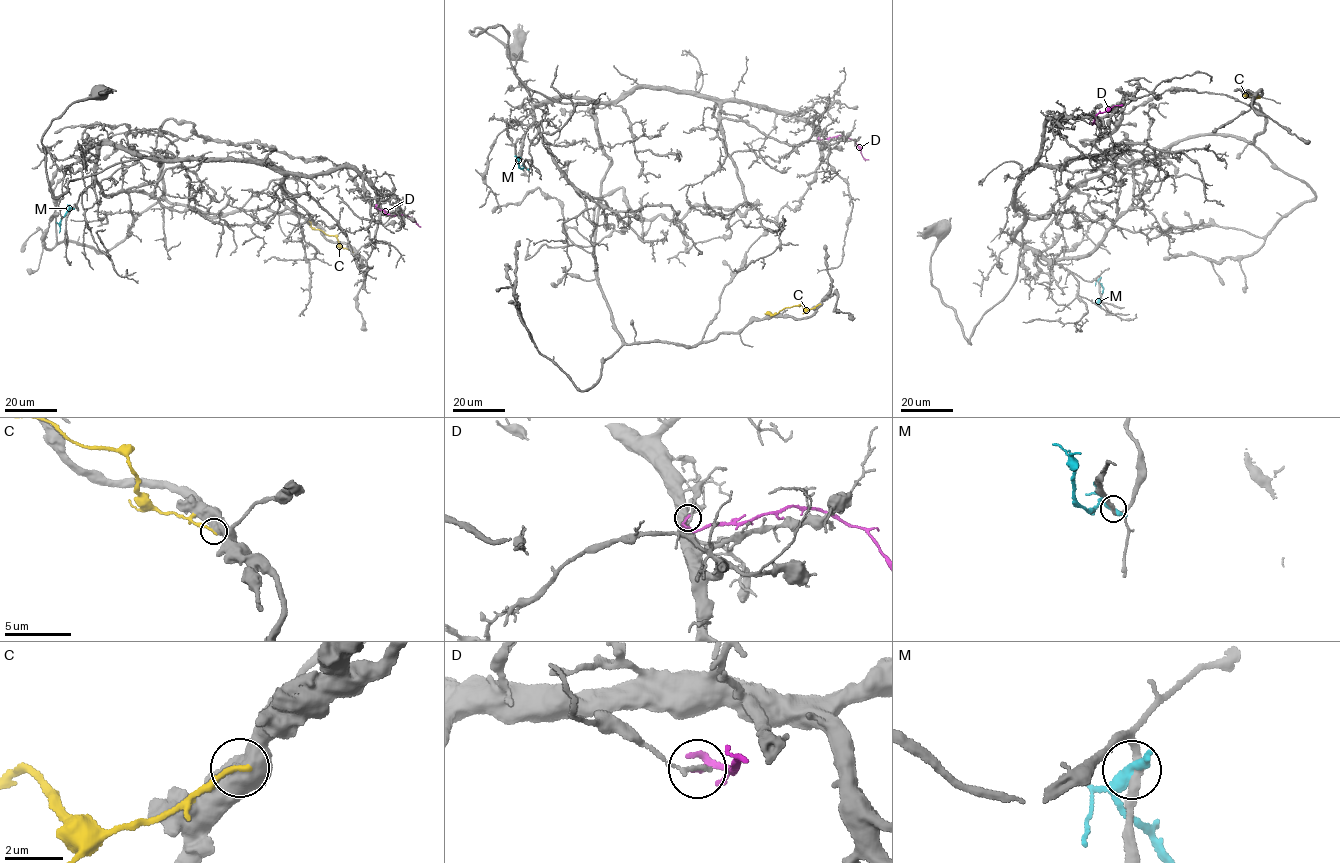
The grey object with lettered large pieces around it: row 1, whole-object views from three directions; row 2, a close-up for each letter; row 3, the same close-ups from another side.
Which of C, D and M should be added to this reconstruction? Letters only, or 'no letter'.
no letter

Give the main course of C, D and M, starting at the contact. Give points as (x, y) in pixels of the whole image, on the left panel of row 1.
C: (353, 252), (341, 247), (335, 236), (311, 228), (304, 221)
D: (377, 206), (387, 213), (408, 215), (420, 227)
M: (72, 208), (61, 219), (59, 232)

